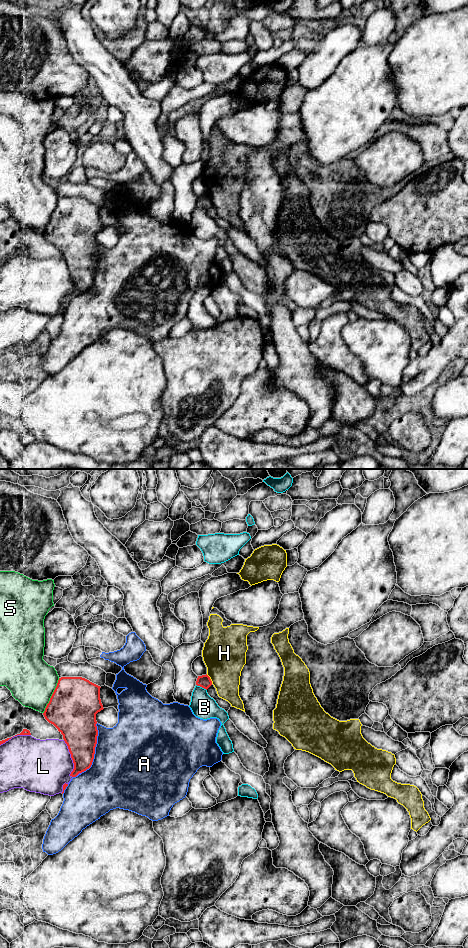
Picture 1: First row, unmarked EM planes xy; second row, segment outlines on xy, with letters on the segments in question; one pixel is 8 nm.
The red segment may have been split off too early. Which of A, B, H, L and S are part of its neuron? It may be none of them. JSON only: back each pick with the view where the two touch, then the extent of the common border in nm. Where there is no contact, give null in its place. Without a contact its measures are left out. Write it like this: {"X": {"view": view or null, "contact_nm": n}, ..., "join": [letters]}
{"join": []}

